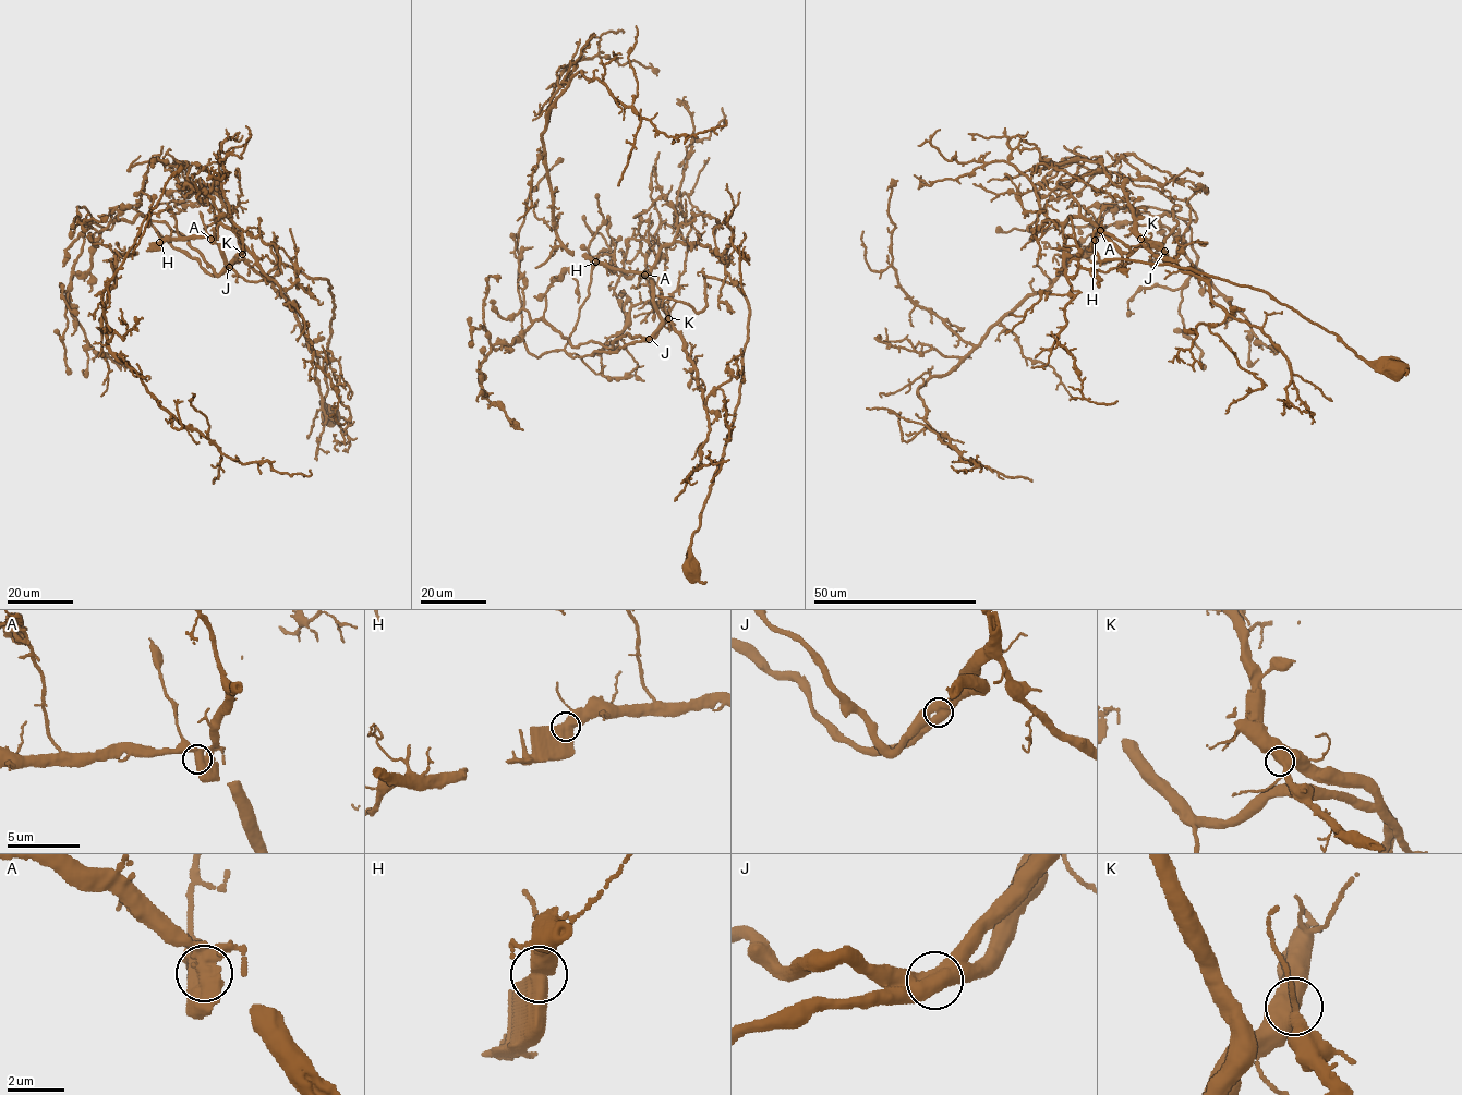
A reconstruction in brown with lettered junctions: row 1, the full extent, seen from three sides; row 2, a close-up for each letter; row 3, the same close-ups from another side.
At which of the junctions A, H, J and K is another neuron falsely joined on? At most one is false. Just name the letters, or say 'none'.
J

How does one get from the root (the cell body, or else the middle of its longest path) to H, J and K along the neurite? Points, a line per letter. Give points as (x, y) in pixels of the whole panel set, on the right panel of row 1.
H: (1397, 372), (1261, 291), (1100, 260), (1096, 231), (1124, 268), (1148, 243), (1126, 194), (1060, 179), (1095, 239)
J: (1397, 372), (1261, 291), (1100, 260), (1094, 233), (1128, 248), (1124, 268), (1122, 253), (1164, 251)
K: (1397, 372), (1261, 291), (1100, 260), (1094, 233), (1128, 248), (1124, 268), (1140, 239)

